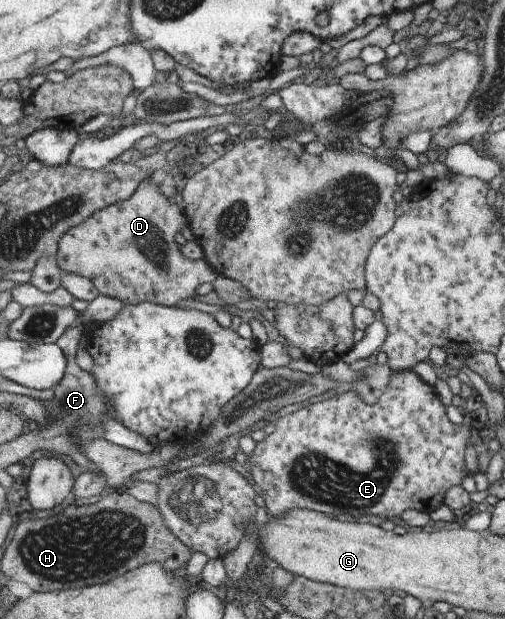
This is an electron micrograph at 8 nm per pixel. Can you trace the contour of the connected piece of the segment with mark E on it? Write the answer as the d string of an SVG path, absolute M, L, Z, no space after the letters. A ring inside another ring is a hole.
M412 370L391 371L387 388L384 392L379 392L372 403L367 403L361 394L351 390L328 400L309 404L292 414L279 418L275 423L275 431L257 443L254 451L245 461L245 465L252 473L255 483L262 489L268 513L277 518L281 518L281 515L287 514L294 508L308 508L333 518L345 520L358 519L362 515L378 515L385 520L395 520L399 519L399 515L404 509L418 509L418 511L429 514L442 505L444 493L450 487L460 485L464 476L464 449L466 449L466 443L476 437L475 430L471 430L463 424L452 424L444 413L444 408L442 403L438 401L434 389L428 387L428 384L423 382Z

